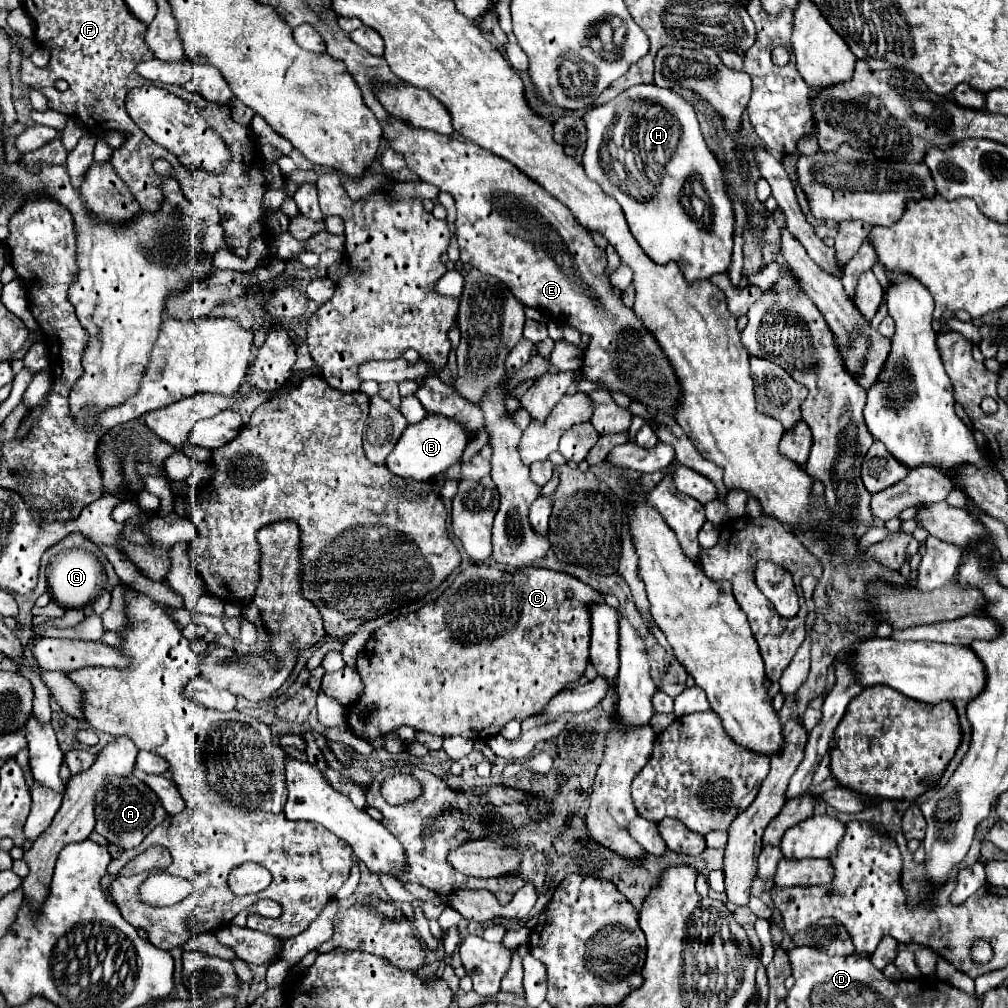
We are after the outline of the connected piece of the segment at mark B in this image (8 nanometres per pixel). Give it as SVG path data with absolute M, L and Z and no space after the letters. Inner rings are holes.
M425 415L419 423L407 425L403 431L399 443L387 457L387 467L391 473L407 479L417 479L417 481L427 481L429 477L435 477L443 471L447 471L451 465L461 461L461 455L467 447L469 435L465 427L459 421L453 421L451 417L441 417L441 415Z

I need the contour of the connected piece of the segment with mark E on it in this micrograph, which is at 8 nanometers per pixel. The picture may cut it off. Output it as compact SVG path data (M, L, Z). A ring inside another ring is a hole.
M389 117L387 125L383 127L383 137L389 139L395 151L403 153L407 167L419 179L437 185L455 199L455 235L461 251L461 261L465 265L477 267L481 273L499 277L523 305L539 309L541 313L547 313L553 321L579 329L579 333L591 335L591 343L585 349L585 359L581 367L583 377L591 381L603 381L607 389L621 389L631 399L637 399L651 409L661 409L671 415L671 409L675 409L679 401L679 385L675 381L675 375L671 373L671 367L667 365L667 359L663 357L663 353L659 353L659 345L655 345L655 339L647 335L647 329L641 329L643 325L639 325L635 313L623 307L621 291L615 291L609 285L609 279L603 277L605 253L597 249L591 233L587 233L587 229L583 229L575 221L575 217L561 201L551 197L541 185L523 175L509 161L469 141L445 137L427 129L409 129L403 121L393 117Z

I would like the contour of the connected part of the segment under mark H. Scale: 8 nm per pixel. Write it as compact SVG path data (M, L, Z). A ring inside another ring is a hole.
M635 85L625 89L615 99L593 107L585 113L587 123L587 147L583 153L583 169L587 177L601 185L605 193L615 197L623 207L629 229L641 249L659 265L675 261L687 281L709 279L715 273L725 273L731 263L733 249L733 227L735 215L731 201L727 197L723 169L719 167L715 155L709 151L693 107L675 91L657 85ZM613 125L627 125L623 133L623 145L611 157L611 173L597 167L597 153L603 141L613 139Z

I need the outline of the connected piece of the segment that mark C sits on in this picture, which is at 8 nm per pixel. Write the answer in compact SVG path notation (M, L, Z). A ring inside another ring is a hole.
M471 565L471 567L463 569L455 577L453 585L437 601L425 603L421 609L417 609L413 613L395 617L393 621L385 623L371 635L371 639L367 641L367 645L363 647L363 651L359 653L359 659L357 659L357 671L363 677L365 695L363 695L363 701L359 701L359 705L353 705L349 709L349 715L347 715L349 727L353 729L353 733L357 737L363 737L363 739L387 735L391 731L397 731L401 725L409 725L415 731L425 731L425 733L439 735L439 737L461 735L465 739L487 739L487 737L497 735L505 727L505 723L509 723L511 719L521 723L521 721L541 713L545 709L545 705L549 703L549 699L553 699L561 689L565 689L565 685L581 679L585 673L585 667L589 663L589 639L591 639L589 603L605 603L605 599L599 591L595 591L587 583L581 583L577 577L567 575L567 573L541 569L541 567L519 569L515 573L499 571L499 569L493 569L487 565ZM567 589L573 589L573 593L575 593L573 599L565 599Z

